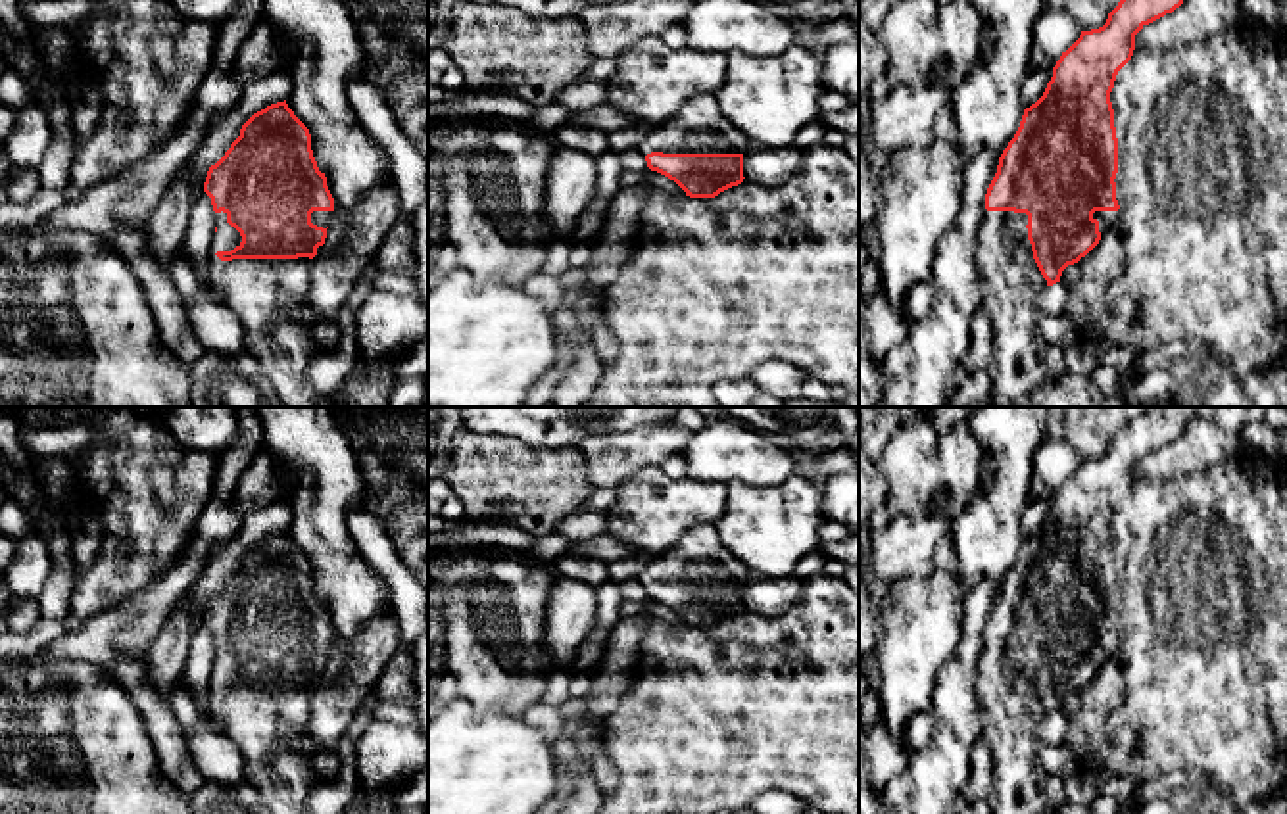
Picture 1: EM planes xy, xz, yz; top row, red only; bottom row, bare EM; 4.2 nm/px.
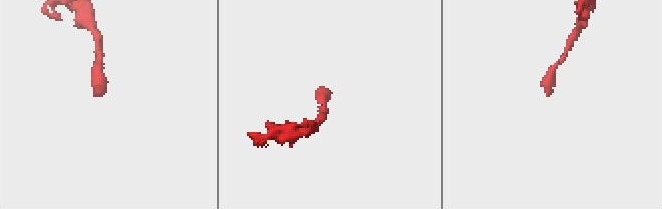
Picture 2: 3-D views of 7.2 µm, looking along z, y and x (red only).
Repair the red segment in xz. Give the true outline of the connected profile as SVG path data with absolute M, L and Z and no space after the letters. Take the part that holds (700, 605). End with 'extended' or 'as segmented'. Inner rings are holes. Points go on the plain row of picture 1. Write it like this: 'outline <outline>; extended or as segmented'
outline M695 524L663 555L651 557L638 580L647 597L674 610L690 628L715 628L743 612L743 584L751 570L720 541L715 524Z; extended

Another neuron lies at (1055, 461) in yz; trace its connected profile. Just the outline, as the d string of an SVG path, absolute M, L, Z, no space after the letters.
M1045 440L1033 455L1032 499L1053 499L1060 486L1080 468L1081 459L1062 442Z

